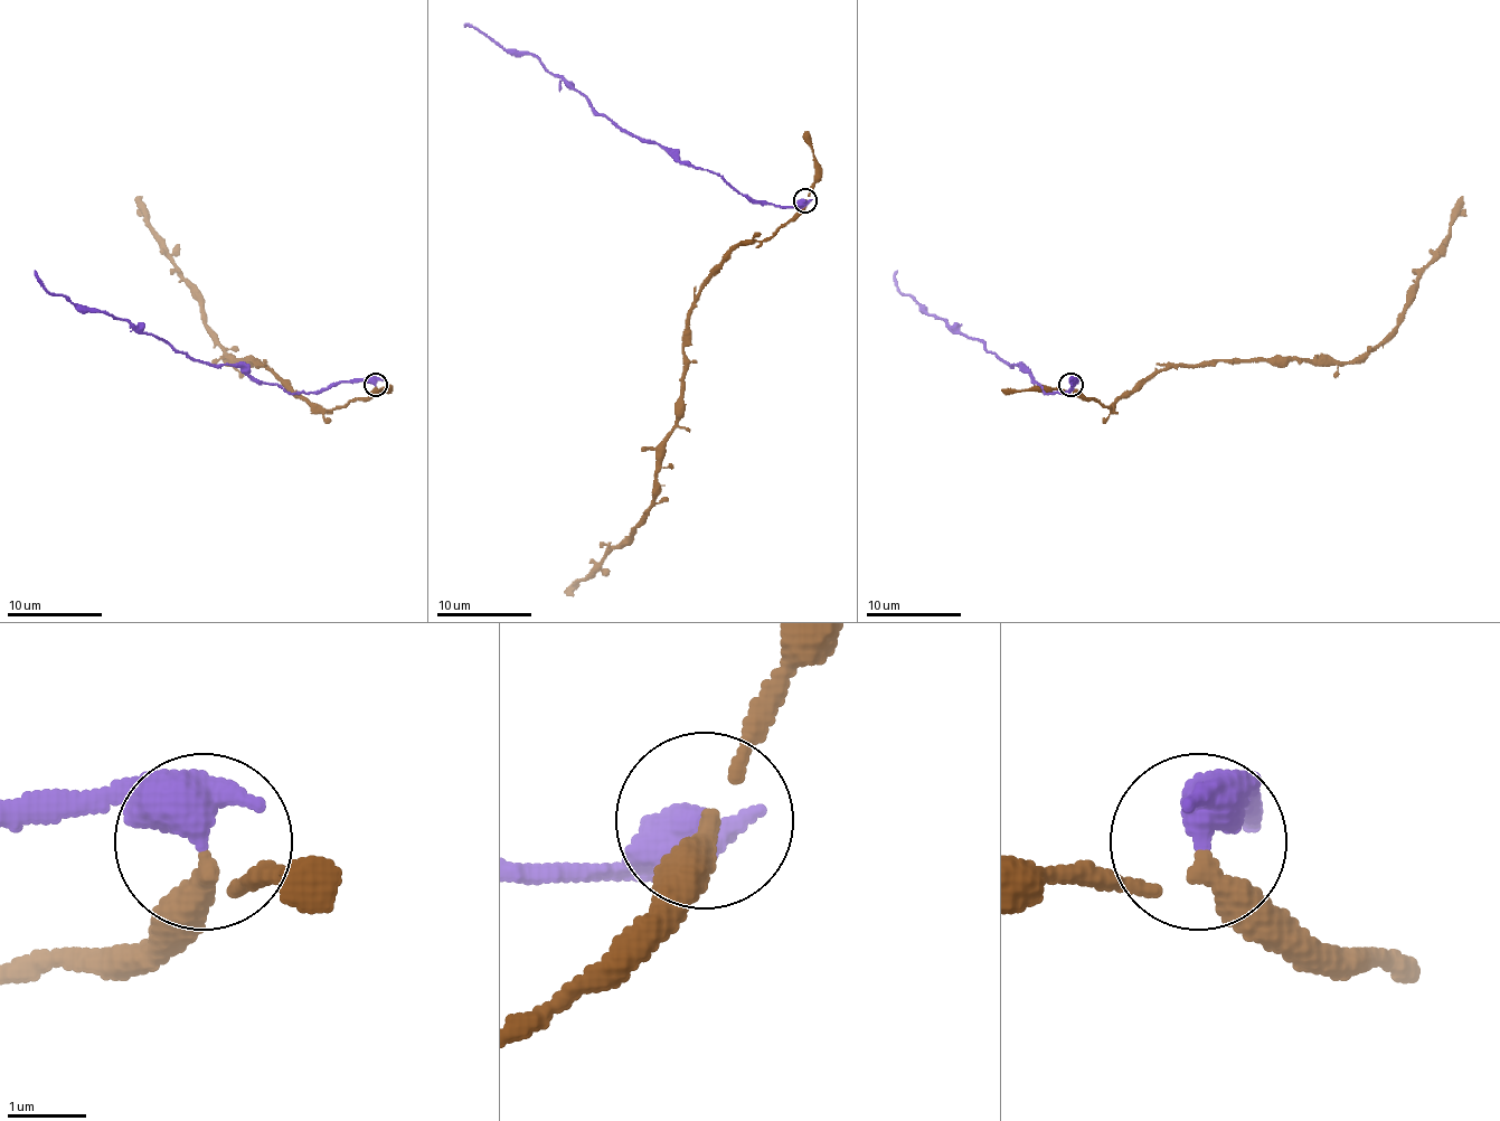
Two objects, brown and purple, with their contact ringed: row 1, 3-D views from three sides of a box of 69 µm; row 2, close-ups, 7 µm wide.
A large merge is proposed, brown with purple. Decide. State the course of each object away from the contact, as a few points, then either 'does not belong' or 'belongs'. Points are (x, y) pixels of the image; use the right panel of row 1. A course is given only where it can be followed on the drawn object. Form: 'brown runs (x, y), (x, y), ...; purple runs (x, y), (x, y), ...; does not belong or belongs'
brown runs (1072, 385), (1112, 408), (1157, 373), (1181, 366), (1361, 361), (1397, 323), (1407, 290), (1443, 242), (1462, 197); purple runs (1072, 385), (1066, 392), (1045, 392), (1015, 364), (926, 311), (897, 288), (897, 271); does not belong

